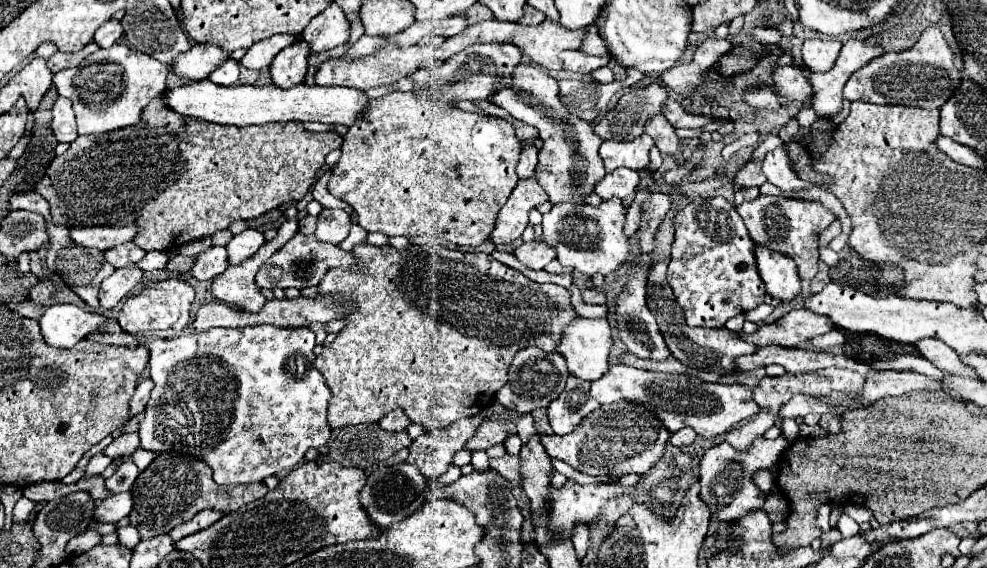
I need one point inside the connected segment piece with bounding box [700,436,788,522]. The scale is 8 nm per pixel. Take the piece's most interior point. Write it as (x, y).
(725, 474)

